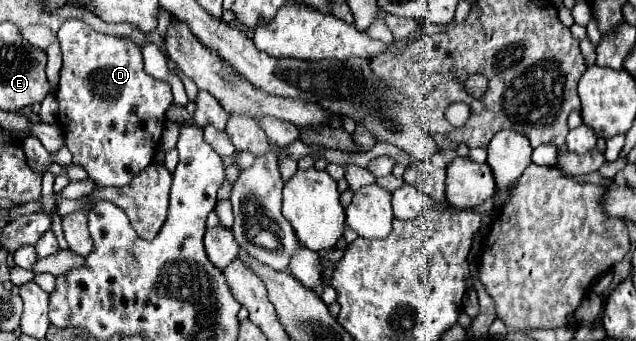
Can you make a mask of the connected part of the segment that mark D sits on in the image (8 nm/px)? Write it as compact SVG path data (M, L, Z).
M69 19L59 29L57 37L61 43L63 67L55 99L59 103L57 121L65 131L65 145L73 155L73 163L81 165L91 181L103 187L123 187L151 163L153 153L159 147L165 127L165 111L173 103L171 87L143 71L141 49L129 39L101 35L77 19Z

